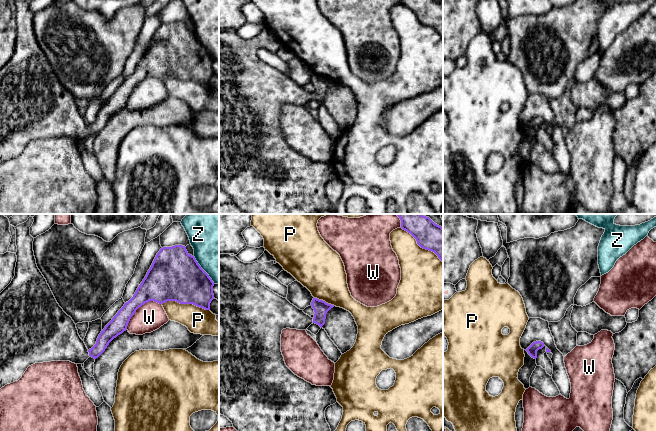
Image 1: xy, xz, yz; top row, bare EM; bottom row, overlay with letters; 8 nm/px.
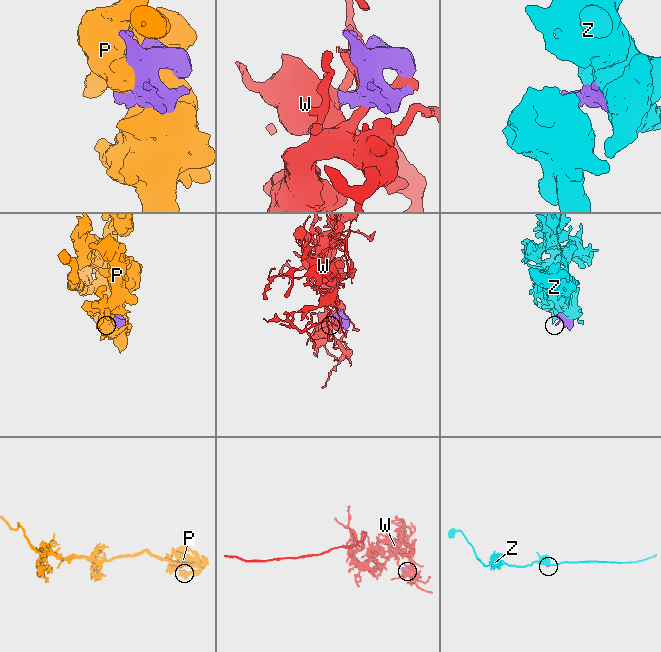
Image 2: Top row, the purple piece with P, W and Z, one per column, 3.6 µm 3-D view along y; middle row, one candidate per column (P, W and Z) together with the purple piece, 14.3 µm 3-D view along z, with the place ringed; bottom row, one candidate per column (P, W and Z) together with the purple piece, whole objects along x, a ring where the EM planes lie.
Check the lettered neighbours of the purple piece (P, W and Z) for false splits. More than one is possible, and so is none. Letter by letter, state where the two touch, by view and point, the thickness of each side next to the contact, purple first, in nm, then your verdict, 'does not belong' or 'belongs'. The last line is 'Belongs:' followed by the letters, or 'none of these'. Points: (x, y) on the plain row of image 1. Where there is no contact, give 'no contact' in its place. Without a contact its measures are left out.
P: contact xy (186, 79); calibres 400 and 200 nm; does not belong
W: contact xy (139, 82); calibres 280 and 220 nm; does not belong
Z: contact xy (203, 46); calibres 400 and 400 nm; does not belong
Belongs: none of these

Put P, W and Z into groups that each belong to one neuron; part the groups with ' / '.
P / W / Z

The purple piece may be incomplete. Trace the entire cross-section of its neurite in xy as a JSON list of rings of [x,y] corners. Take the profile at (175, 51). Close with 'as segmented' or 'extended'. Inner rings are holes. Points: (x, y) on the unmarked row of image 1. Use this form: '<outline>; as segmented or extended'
[[[19,0],[16,5],[17,38],[15,52],[0,69],[0,165],[18,157],[27,144],[35,139],[70,137],[83,140],[89,133],[98,134],[109,119],[126,107],[136,86],[149,77],[163,80],[176,77],[210,86],[214,75],[214,58],[201,44],[185,22],[163,23],[157,29],[145,54],[133,73],[124,80],[99,110],[96,120],[87,125],[76,100],[57,79],[46,55],[37,43],[33,27],[32,0]]]; extended

